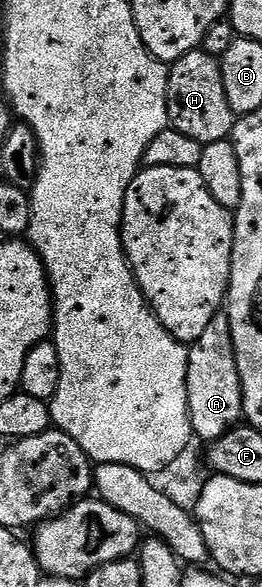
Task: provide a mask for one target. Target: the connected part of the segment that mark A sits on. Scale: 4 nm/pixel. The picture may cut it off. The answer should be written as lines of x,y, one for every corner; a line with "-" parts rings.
222,311
207,323
203,335
188,346
187,403
193,436
198,442
212,443
242,424
243,387
239,379
239,367
235,359
235,343
231,339
231,323
228,312

